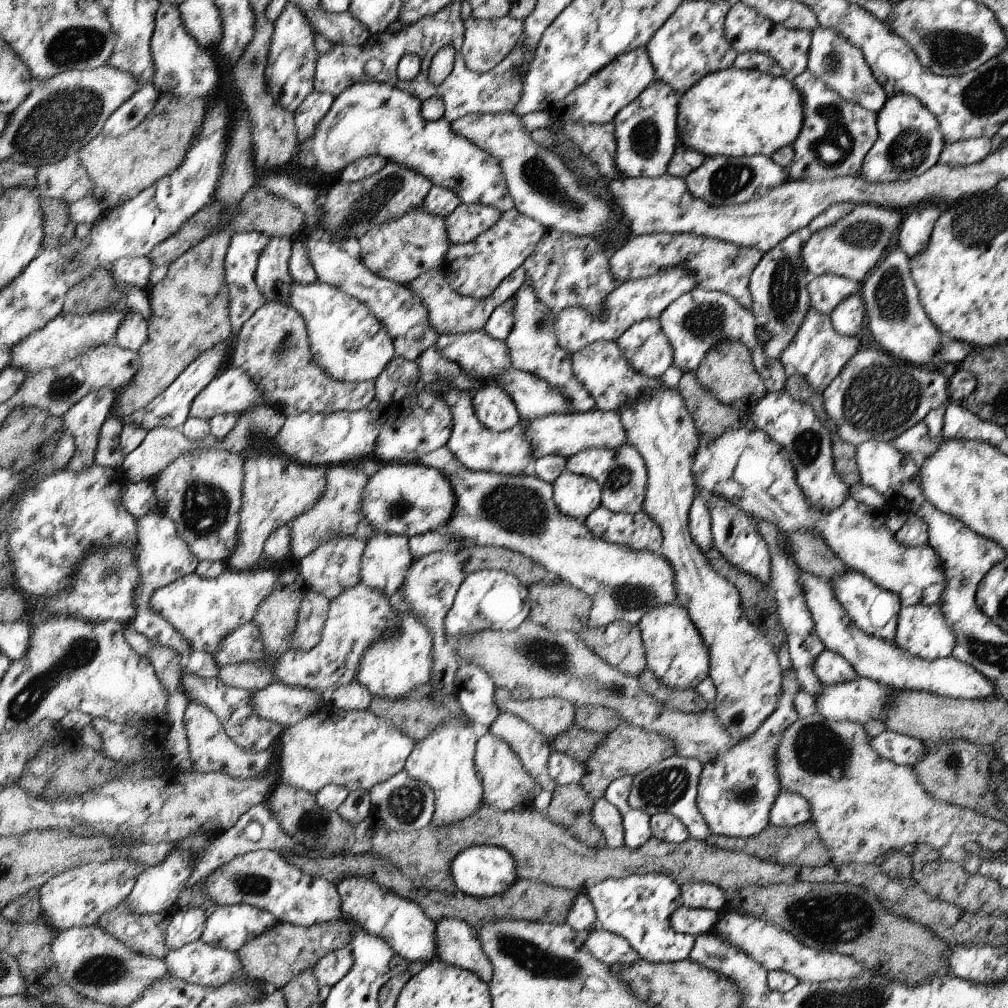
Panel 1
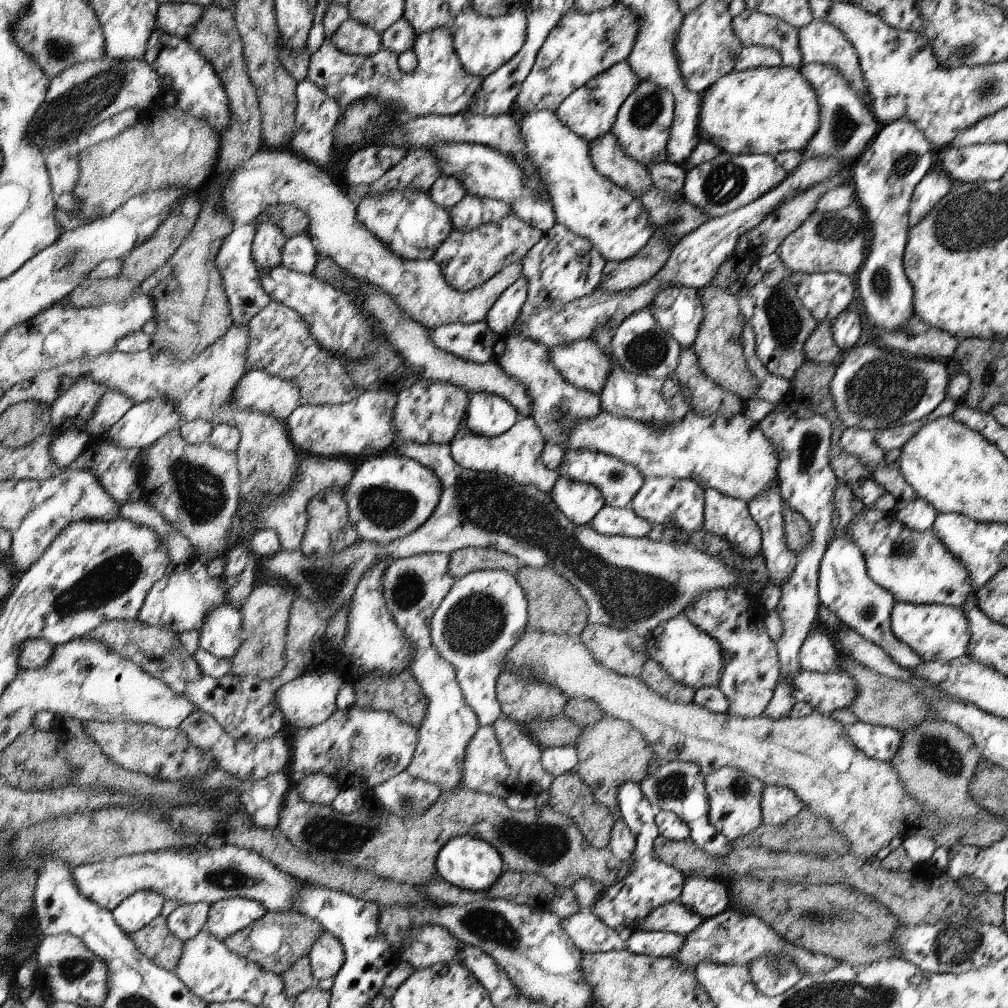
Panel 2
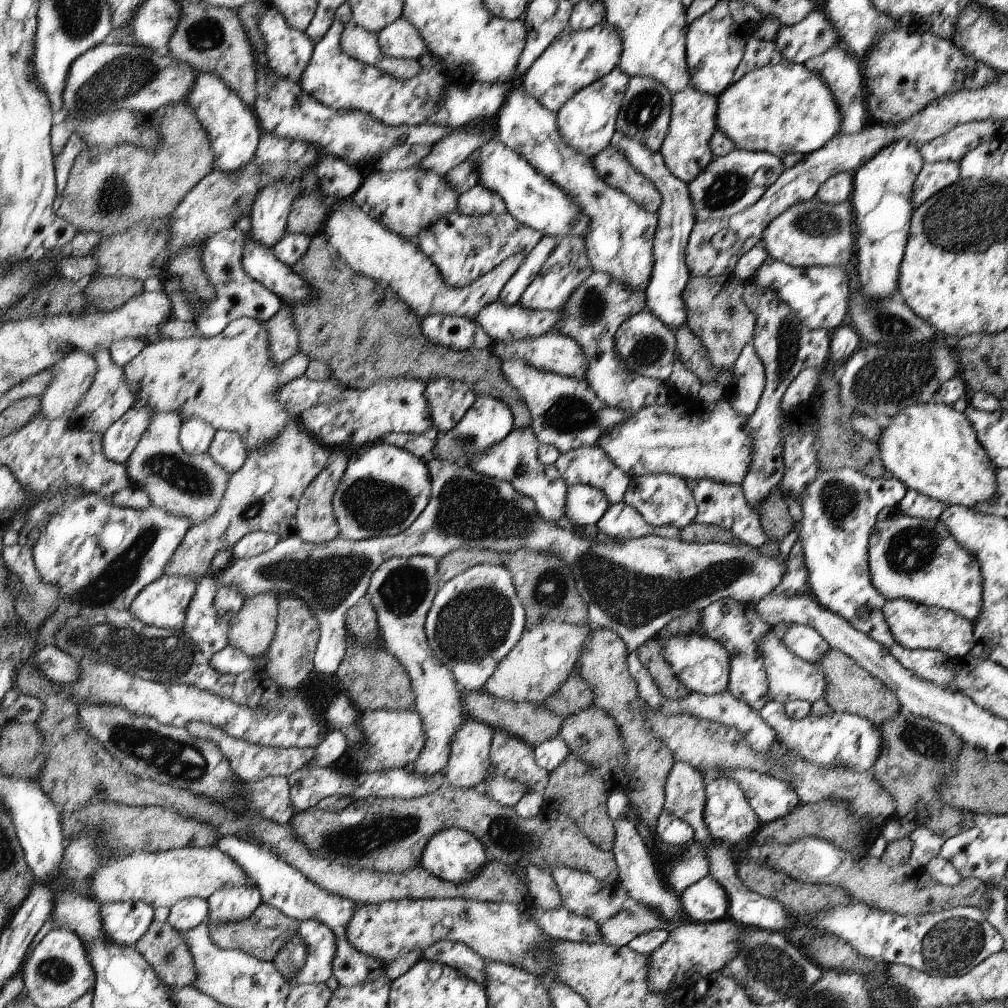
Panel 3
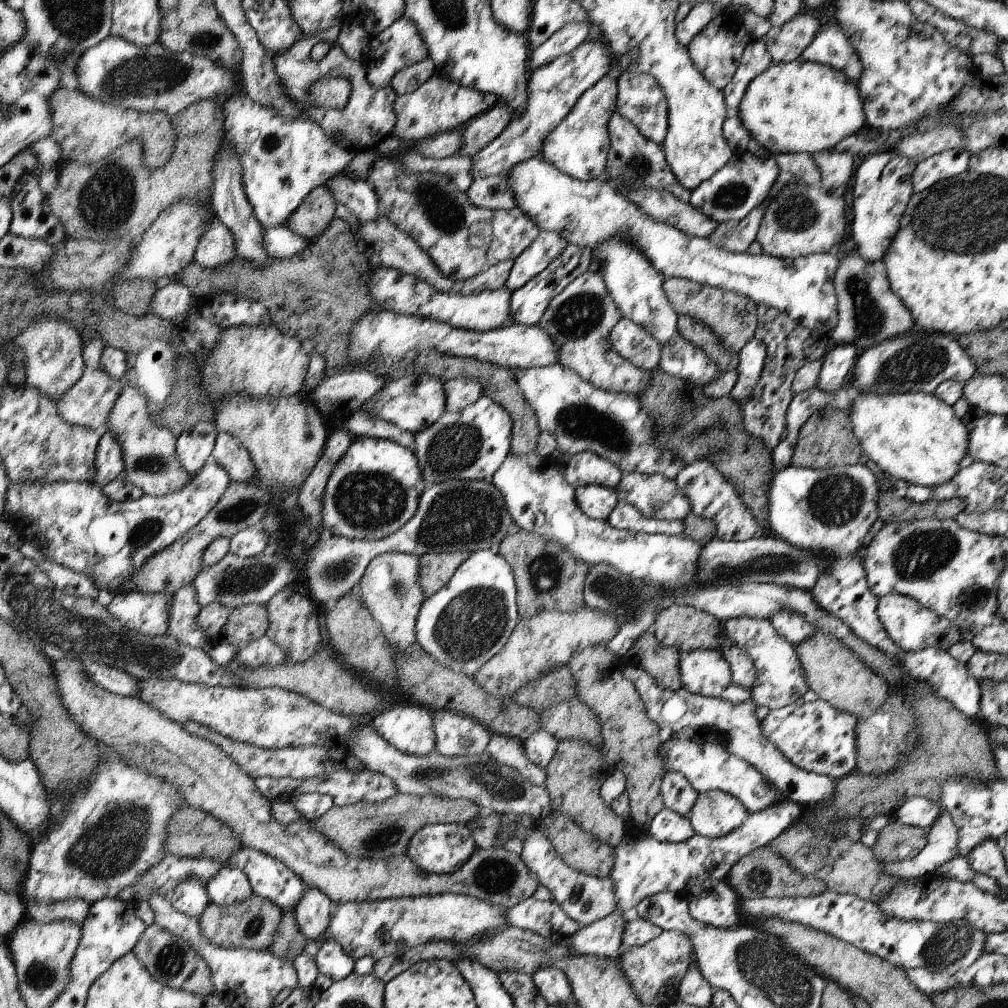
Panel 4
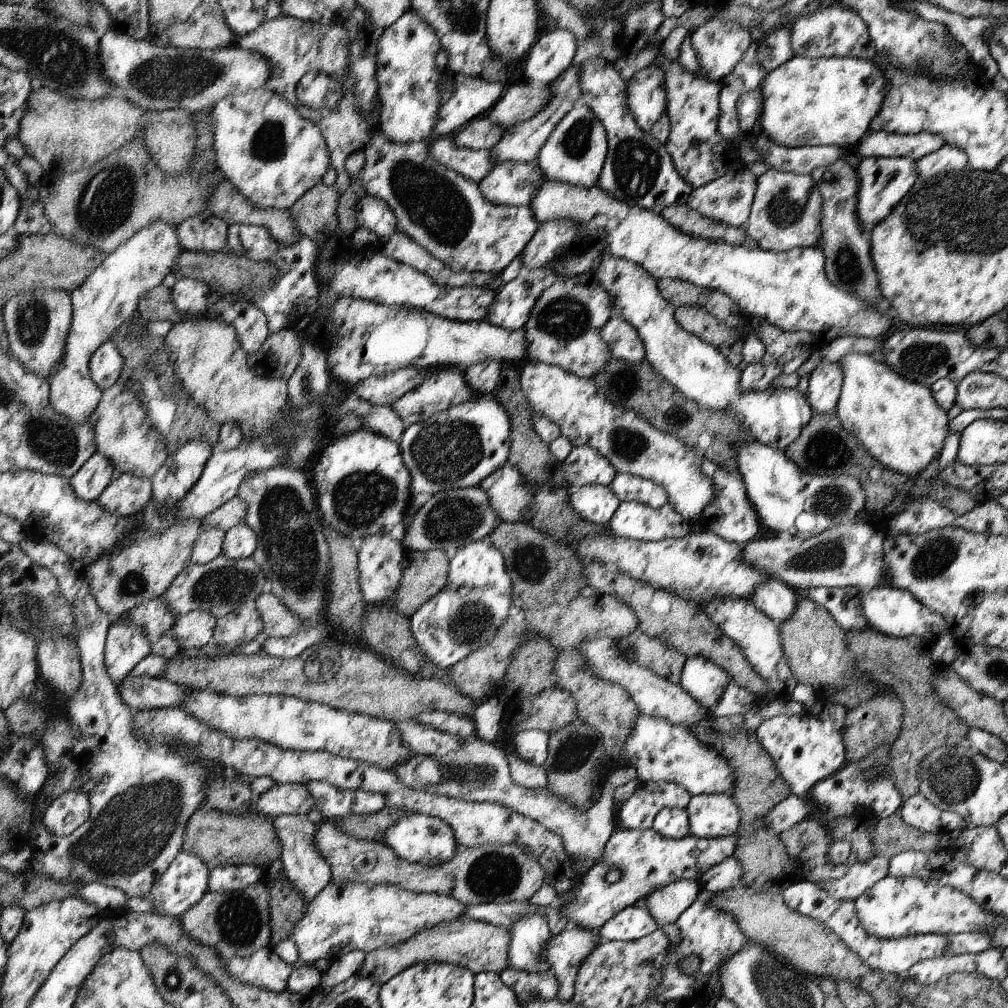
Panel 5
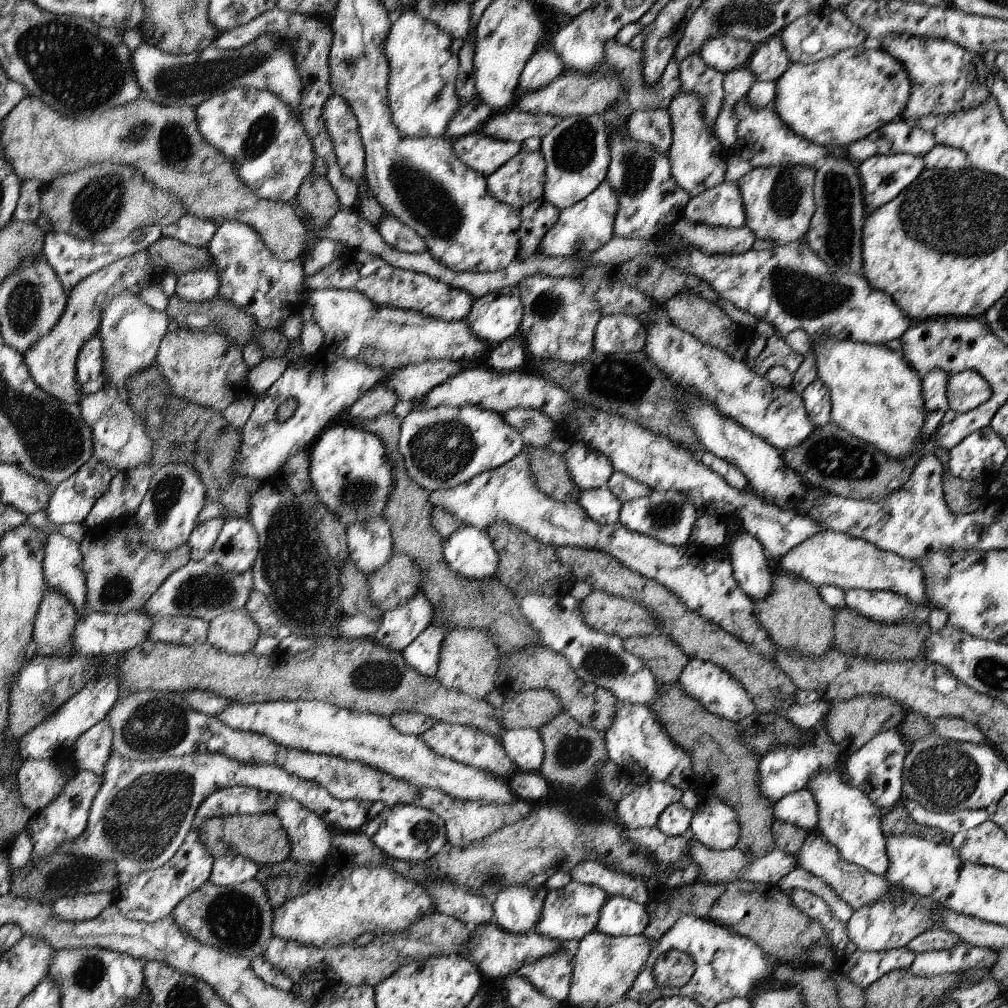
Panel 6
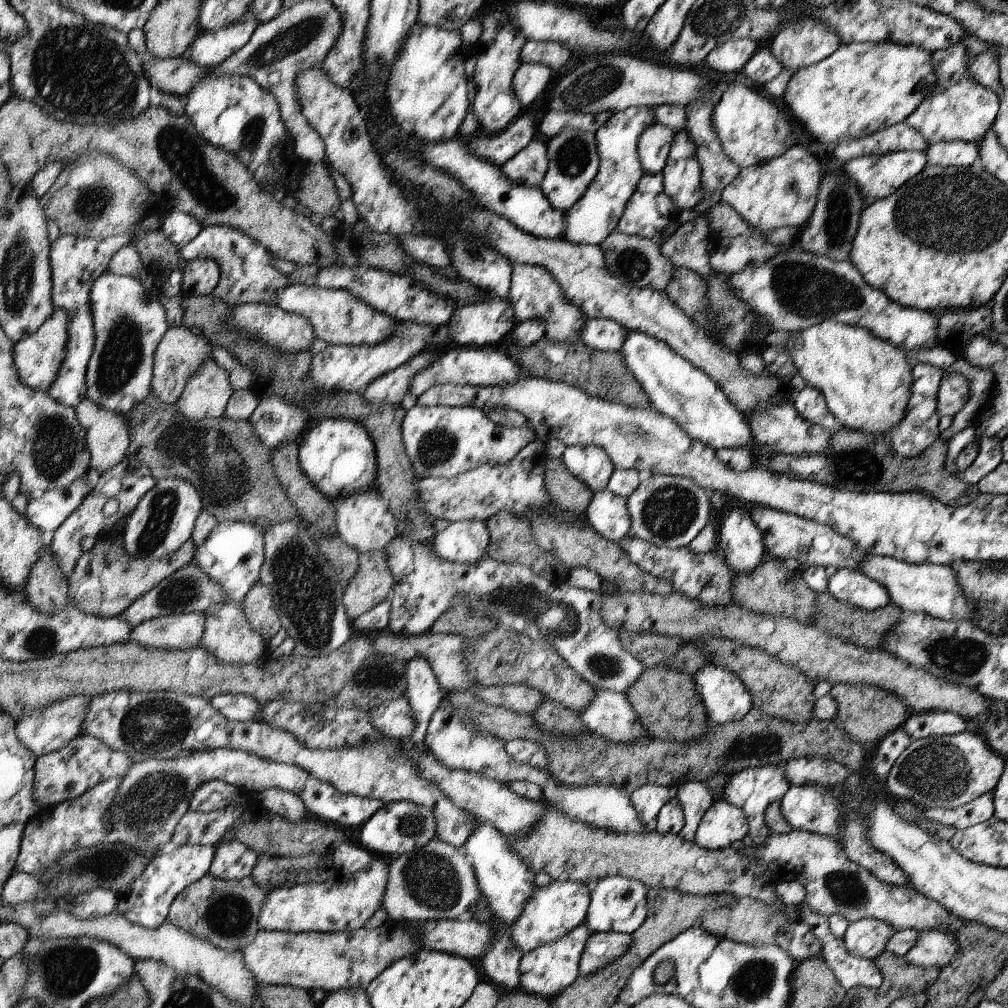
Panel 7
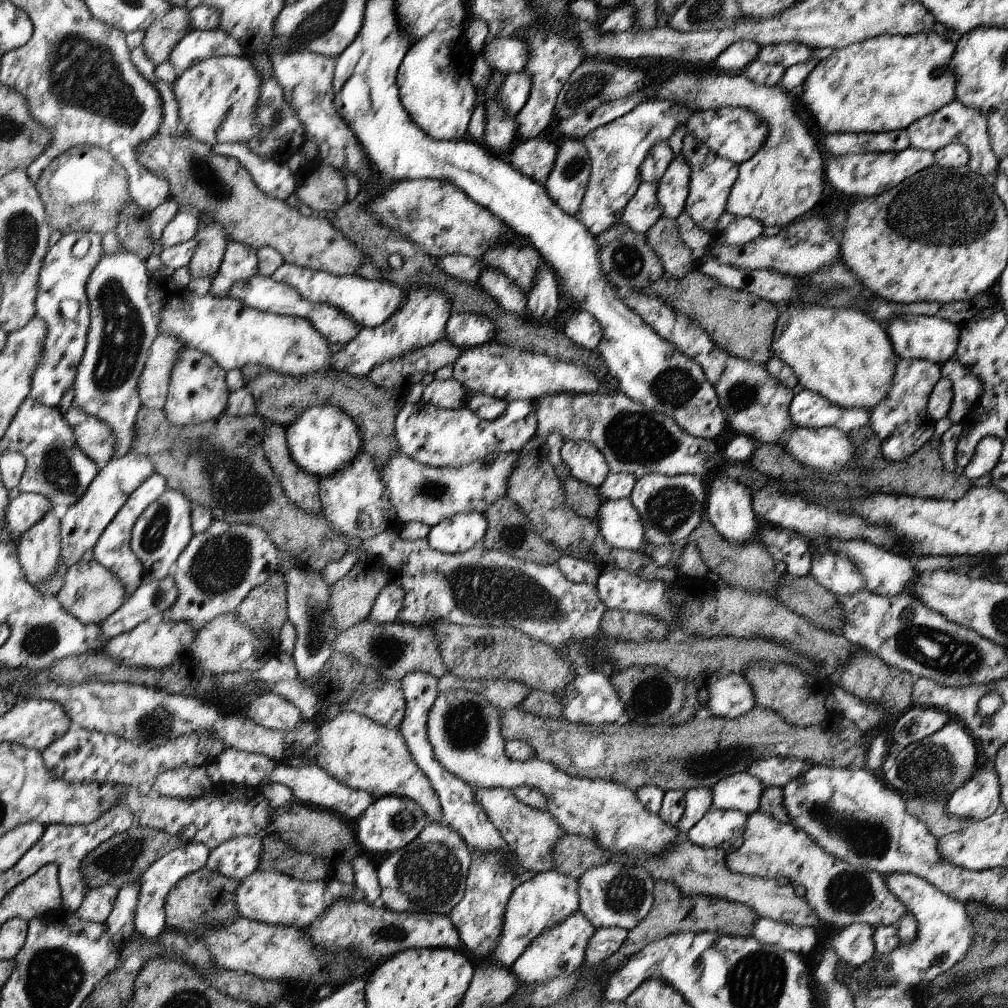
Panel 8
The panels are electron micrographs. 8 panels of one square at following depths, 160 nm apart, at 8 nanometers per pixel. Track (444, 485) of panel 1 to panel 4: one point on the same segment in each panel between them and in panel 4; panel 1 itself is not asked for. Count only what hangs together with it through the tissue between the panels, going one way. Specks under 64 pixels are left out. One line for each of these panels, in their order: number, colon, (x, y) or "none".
2: (391, 495)
3: (383, 491)
4: (374, 490)

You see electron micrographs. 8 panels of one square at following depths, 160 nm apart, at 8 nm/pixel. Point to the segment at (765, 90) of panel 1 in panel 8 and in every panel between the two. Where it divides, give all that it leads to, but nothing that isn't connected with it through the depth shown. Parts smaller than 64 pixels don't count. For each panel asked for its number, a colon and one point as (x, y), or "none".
2: (765, 110)
3: (780, 109)
4: (800, 106)
5: (824, 101)
6: (836, 101)
7: (861, 88)
8: (885, 83)

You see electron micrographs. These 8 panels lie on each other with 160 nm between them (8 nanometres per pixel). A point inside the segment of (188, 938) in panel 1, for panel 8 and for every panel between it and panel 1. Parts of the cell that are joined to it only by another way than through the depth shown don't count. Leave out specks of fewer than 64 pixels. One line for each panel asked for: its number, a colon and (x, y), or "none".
2: (187, 920)
3: (187, 914)
4: (190, 897)
5: (186, 881)
6: (153, 896)
7: (165, 876)
8: (155, 884)

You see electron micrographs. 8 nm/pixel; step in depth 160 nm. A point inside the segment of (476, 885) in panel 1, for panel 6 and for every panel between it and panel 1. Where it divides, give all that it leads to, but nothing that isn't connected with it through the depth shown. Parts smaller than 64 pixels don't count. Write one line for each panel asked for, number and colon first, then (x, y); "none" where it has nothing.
2: (468, 862)
3: (454, 855)
4: (442, 848)
5: (418, 838)
6: (405, 832)

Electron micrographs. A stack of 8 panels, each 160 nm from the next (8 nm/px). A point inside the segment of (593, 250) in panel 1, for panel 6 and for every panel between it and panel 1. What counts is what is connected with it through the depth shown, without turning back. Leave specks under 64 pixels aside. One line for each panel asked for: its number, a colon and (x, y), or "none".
2: (563, 267)
3: (568, 267)
4: (528, 303)
5: (511, 309)
6: (497, 316)

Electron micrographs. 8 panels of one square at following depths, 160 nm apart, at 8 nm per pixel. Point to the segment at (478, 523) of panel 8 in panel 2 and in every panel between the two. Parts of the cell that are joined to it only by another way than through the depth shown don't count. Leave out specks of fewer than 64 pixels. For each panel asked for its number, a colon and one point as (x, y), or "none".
2: (485, 613)
3: (477, 619)
4: (464, 625)
5: (478, 598)
6: (469, 553)
7: (465, 542)

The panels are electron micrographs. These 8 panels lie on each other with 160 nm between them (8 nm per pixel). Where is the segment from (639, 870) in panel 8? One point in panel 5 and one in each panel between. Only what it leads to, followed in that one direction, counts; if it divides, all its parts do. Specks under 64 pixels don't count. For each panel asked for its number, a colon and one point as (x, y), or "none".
5: (632, 923)
6: (620, 916)
7: (618, 904)

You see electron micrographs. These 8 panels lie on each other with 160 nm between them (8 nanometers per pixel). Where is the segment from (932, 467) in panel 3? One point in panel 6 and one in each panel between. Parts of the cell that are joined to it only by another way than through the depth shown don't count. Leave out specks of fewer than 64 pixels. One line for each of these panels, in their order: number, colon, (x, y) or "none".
4: (914, 436)
5: (899, 422)
6: (876, 396)

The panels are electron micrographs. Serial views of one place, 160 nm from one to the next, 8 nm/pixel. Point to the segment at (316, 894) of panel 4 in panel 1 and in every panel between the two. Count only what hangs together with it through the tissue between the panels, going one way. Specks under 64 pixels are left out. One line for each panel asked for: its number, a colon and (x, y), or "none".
1: (331, 970)
2: (327, 957)
3: (322, 946)

